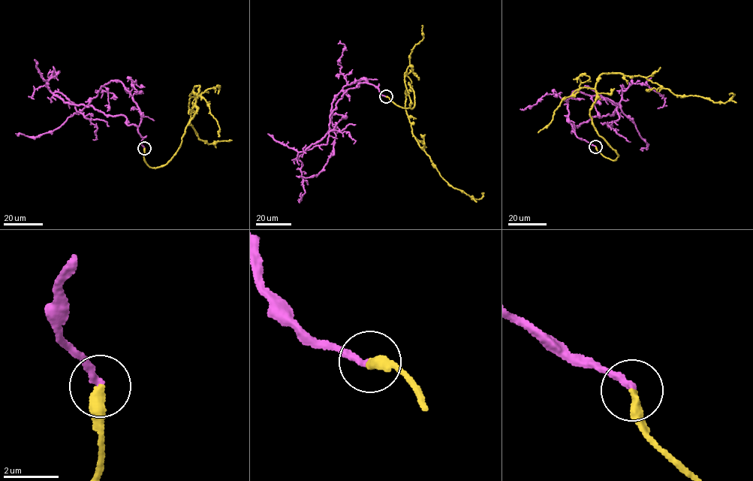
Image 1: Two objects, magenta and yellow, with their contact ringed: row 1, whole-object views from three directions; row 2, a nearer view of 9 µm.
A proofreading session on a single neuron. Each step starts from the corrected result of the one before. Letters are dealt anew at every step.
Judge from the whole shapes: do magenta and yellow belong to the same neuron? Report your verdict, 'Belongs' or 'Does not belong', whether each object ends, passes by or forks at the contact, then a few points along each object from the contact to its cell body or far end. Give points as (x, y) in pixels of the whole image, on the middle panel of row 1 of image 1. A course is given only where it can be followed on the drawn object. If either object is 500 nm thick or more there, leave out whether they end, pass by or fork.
Belongs. At the ring magenta ends. At the ring yellow ends. Course of magenta: (386, 96), (367, 83), (344, 93), (329, 117), (329, 131), (296, 157), (305, 192), (300, 200), (302, 192). Course of yellow: (386, 96), (412, 108), (409, 83), (405, 110), (420, 146), (448, 184), (474, 198), (482, 193)

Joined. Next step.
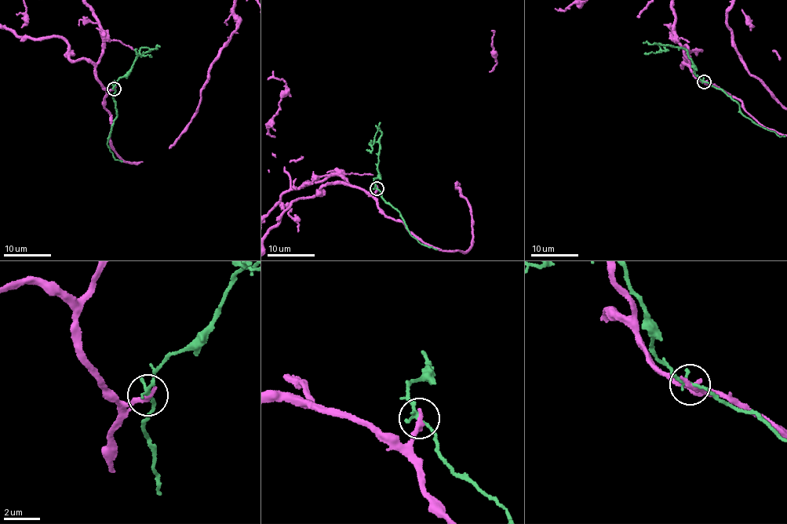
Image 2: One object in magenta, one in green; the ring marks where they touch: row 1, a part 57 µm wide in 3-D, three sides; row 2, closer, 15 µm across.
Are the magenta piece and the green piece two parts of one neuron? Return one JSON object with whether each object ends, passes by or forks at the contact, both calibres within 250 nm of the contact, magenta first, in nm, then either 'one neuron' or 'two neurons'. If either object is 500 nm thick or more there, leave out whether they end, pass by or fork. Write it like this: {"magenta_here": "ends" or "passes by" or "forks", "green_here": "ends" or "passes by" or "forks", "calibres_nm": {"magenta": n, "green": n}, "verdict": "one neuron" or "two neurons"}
{"magenta_here": "ends", "green_here": "passes by", "calibres_nm": {"magenta": 360, "green": 190}, "verdict": "two neurons"}

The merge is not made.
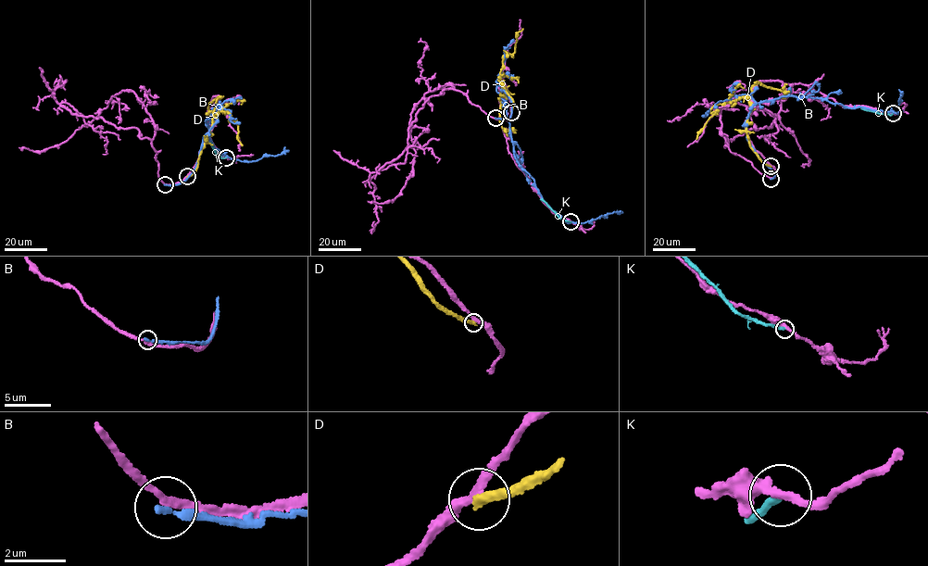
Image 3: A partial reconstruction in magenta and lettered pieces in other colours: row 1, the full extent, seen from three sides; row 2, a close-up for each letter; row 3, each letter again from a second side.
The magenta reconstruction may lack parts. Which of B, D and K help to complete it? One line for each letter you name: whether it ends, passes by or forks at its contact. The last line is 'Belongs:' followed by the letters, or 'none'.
Belongs: none

